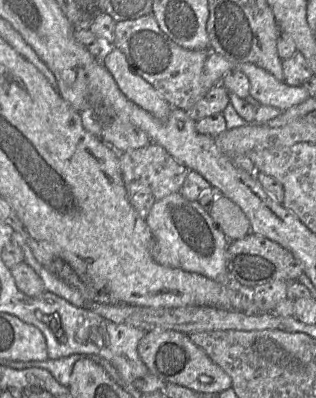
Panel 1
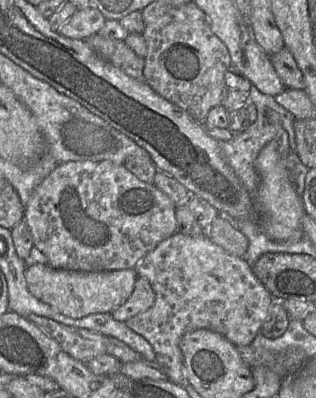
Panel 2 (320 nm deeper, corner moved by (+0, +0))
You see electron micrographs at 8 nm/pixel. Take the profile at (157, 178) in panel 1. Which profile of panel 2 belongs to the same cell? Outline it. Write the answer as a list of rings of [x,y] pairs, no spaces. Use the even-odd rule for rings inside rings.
[[[104,160],[68,161],[58,165],[34,189],[25,205],[24,221],[34,246],[55,269],[112,271],[134,269],[160,242],[177,232],[176,206],[154,184],[139,180],[124,165]]]

